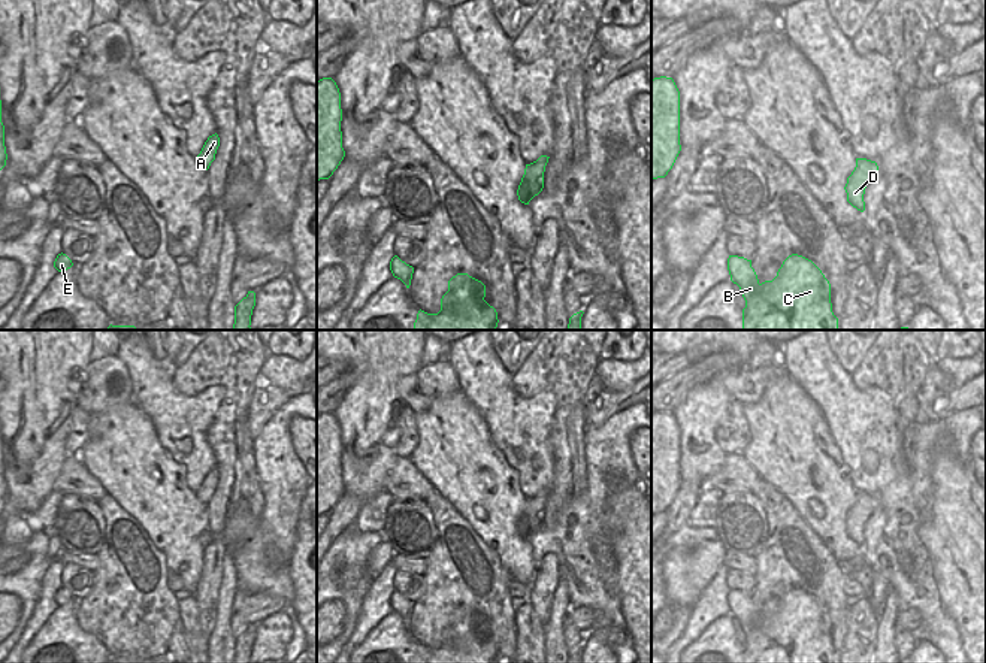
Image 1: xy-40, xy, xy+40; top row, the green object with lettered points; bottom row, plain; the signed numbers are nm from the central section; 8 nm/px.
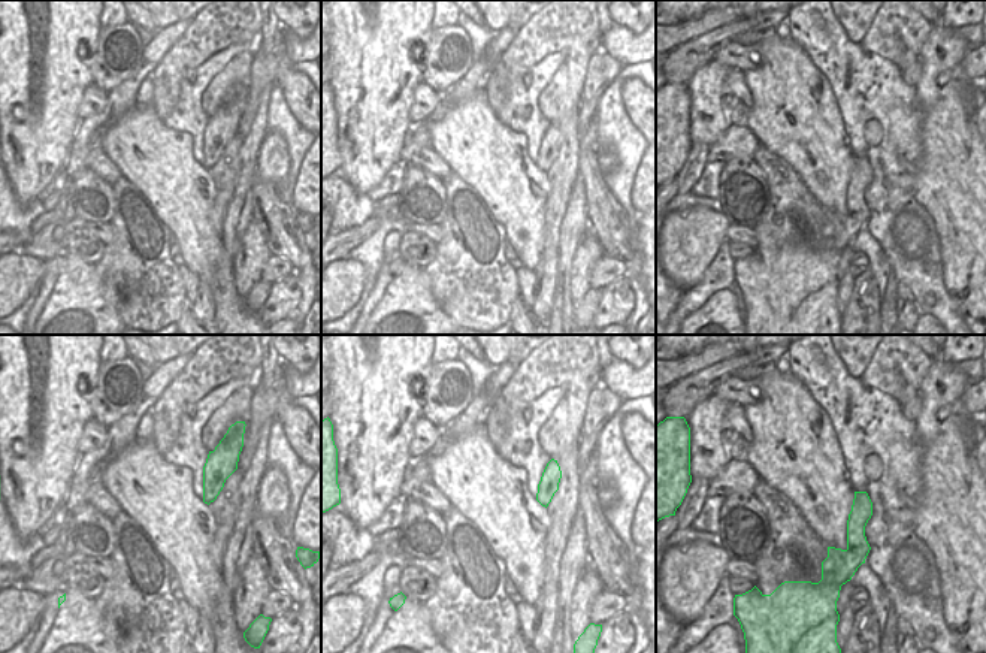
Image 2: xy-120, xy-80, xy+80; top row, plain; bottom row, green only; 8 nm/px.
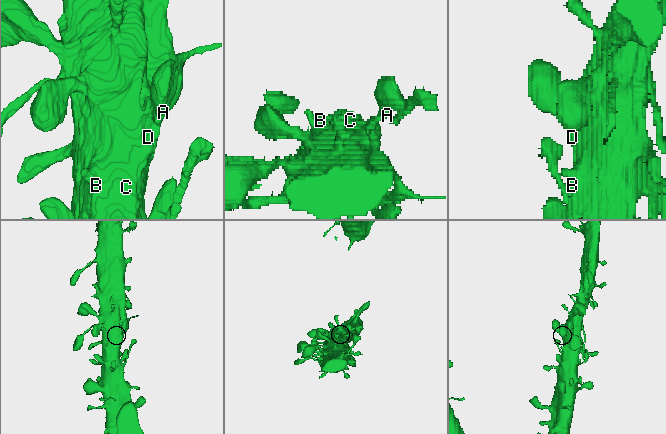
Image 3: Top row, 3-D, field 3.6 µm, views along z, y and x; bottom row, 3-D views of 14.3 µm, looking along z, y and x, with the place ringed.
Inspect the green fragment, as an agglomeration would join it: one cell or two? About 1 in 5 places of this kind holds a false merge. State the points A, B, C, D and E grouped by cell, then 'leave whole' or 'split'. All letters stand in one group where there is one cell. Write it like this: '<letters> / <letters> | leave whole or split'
A B C D E | leave whole

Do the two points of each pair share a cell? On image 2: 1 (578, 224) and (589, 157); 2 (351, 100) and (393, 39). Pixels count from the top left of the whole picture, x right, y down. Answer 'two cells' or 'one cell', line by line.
1: two cells
2: one cell

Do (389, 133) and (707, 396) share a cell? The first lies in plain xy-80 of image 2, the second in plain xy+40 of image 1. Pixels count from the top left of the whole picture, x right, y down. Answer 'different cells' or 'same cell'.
same cell

